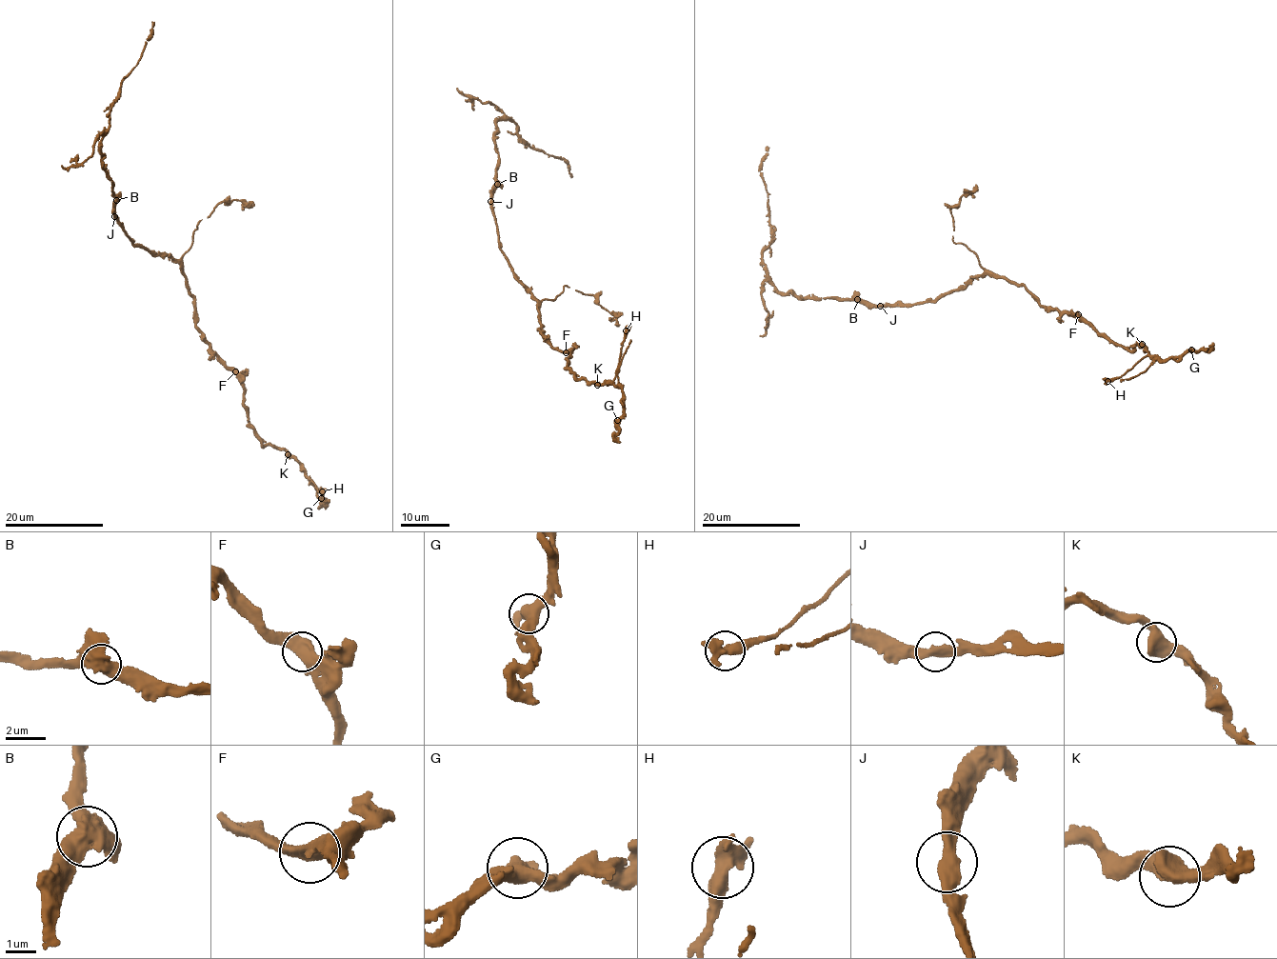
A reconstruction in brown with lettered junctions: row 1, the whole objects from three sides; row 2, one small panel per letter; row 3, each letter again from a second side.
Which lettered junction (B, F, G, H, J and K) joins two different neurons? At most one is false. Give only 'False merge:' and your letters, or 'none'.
False merge: none

